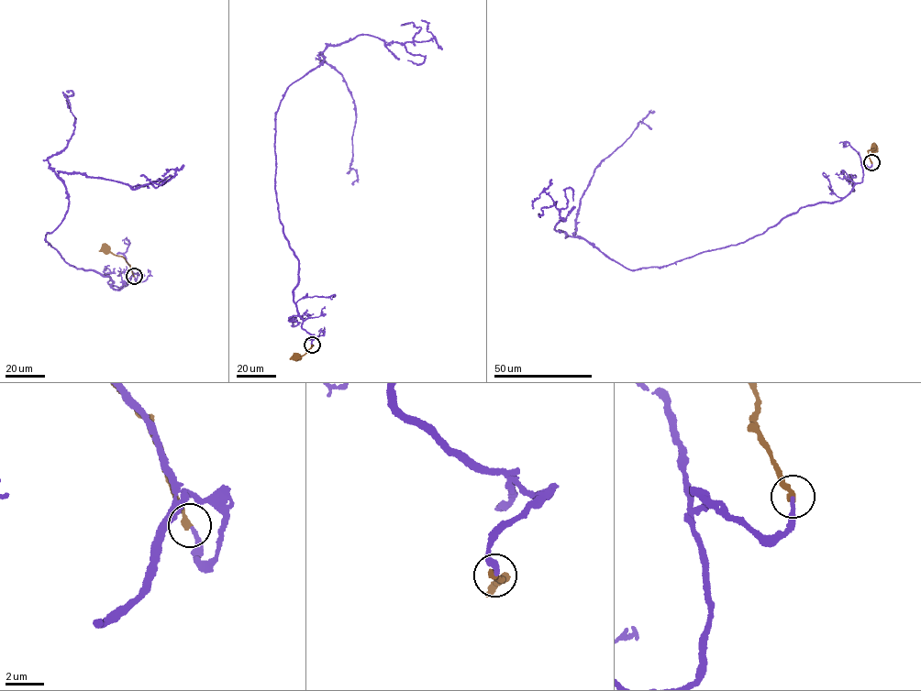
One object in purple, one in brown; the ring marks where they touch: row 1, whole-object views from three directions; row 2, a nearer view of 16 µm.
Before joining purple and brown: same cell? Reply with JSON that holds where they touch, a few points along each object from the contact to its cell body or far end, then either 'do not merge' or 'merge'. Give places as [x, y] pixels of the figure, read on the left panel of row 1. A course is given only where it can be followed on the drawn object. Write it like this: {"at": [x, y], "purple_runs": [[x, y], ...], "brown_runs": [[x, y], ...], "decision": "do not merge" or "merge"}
{"at": [134, 276], "purple_runs": [[134, 277], [115, 290], [107, 275], [70, 265], [45, 238], [68, 209], [48, 159], [74, 129], [66, 91]], "brown_runs": [[134, 276], [126, 260], [105, 249]], "decision": "merge"}

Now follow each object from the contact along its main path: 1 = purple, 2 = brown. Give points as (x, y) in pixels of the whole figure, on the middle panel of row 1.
1: (312, 345), (294, 301), (298, 260), (279, 216), (274, 144), (281, 101), (321, 53), (356, 107), (351, 184)
2: (312, 345), (305, 355), (295, 356)

